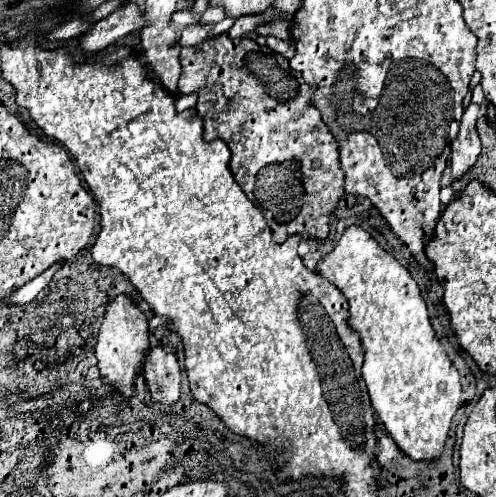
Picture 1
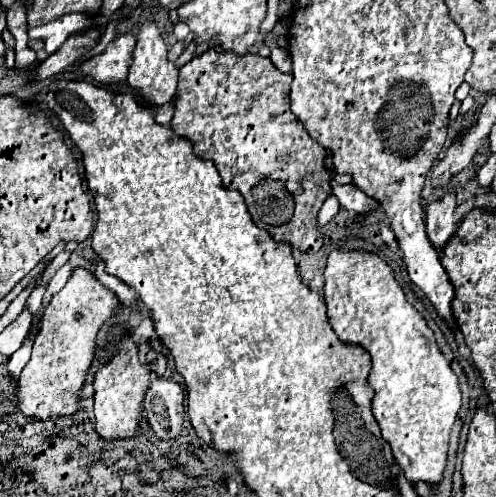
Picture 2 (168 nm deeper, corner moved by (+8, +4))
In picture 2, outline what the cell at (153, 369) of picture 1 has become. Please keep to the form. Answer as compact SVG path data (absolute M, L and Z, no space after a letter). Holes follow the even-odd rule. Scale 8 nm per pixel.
M152 375L142 411L160 439L174 439L180 435L184 413L182 399L184 391L176 381Z

